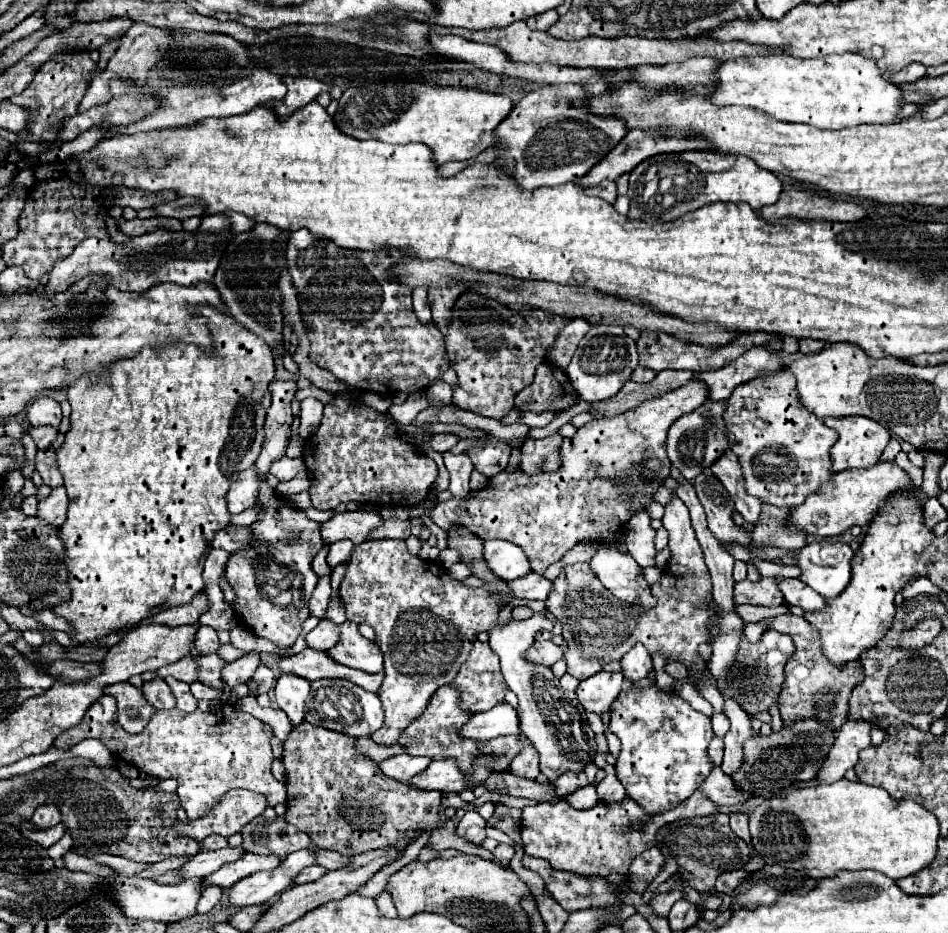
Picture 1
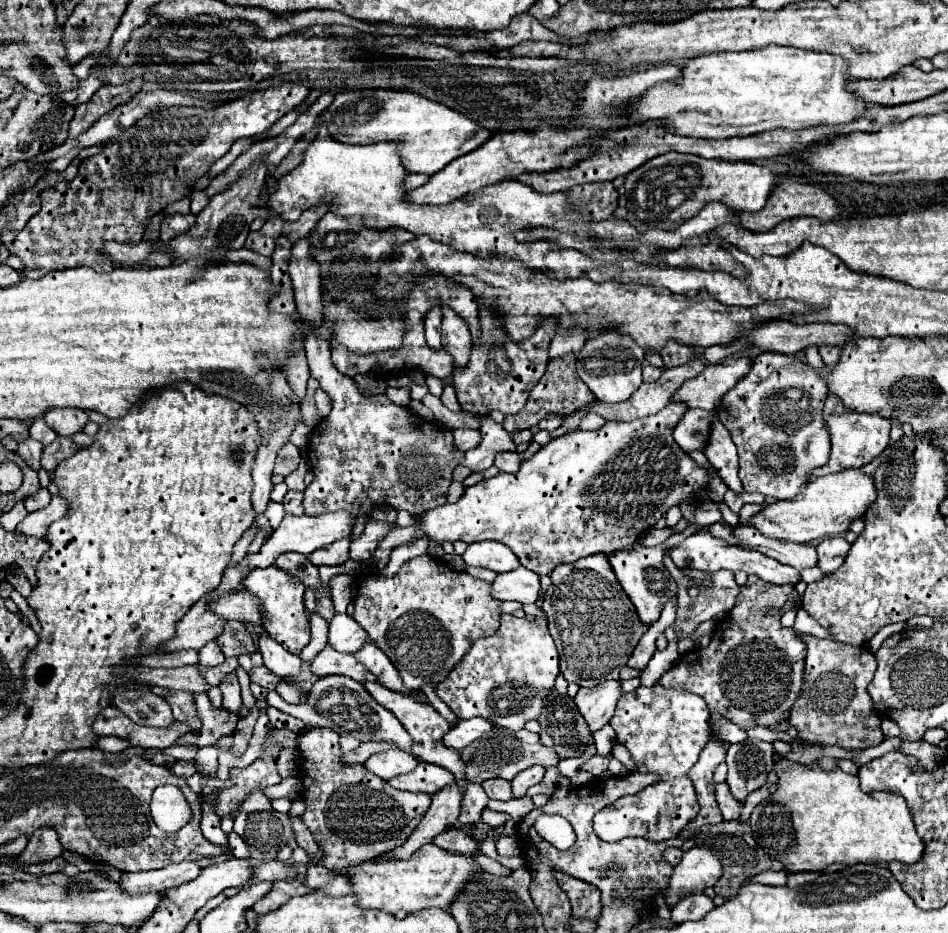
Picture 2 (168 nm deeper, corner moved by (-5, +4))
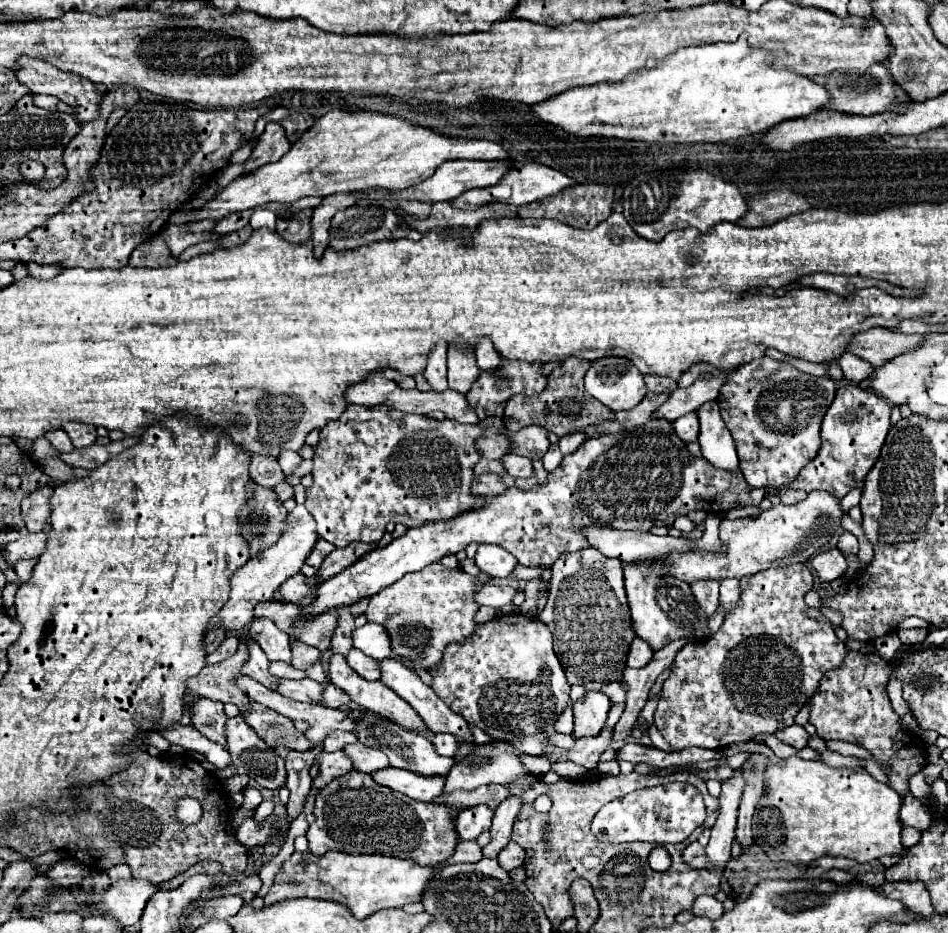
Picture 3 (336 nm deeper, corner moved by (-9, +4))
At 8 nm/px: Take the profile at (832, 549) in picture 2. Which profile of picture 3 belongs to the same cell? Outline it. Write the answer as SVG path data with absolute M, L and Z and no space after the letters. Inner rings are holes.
M843 531L841 537L839 537L839 541L837 541L837 549L839 549L841 553L851 553L851 555L855 555L855 553L859 551L857 537L851 535L851 533L847 533L847 531Z

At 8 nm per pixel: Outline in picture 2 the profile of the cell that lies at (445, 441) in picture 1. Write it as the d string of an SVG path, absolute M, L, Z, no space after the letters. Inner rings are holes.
M461 427L453 431L455 435L455 445L461 451L469 451L475 449L481 443L481 431L479 429L471 429L471 427Z

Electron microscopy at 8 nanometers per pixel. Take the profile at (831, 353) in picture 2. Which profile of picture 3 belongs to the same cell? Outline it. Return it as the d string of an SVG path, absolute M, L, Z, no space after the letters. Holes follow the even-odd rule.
M843 353L843 355L837 359L837 363L839 363L839 367L843 369L843 375L845 375L849 381L855 381L855 383L867 379L867 377L873 373L873 365L867 363L867 361L863 361L863 359L859 359L859 357L855 357L853 353Z

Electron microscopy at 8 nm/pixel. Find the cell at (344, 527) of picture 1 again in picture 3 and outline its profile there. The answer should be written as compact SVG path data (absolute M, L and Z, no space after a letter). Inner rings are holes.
M297 504L293 511L289 511L289 517L285 521L285 533L281 533L281 541L269 545L269 549L261 549L257 555L251 555L237 573L229 579L231 591L225 605L217 611L217 615L209 621L207 631L213 631L217 627L225 631L239 631L253 619L253 607L259 601L267 601L273 597L275 589L289 579L291 575L299 573L301 565L305 563L307 555L313 551L313 545L319 541L319 535L313 531L313 517L305 509L304 504Z

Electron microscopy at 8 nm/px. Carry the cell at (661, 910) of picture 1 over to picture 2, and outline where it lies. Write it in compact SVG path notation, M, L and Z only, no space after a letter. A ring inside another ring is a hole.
M693 847L675 867L665 901L669 905L675 905L685 895L693 895L707 887L713 887L721 873L721 859L709 847Z

